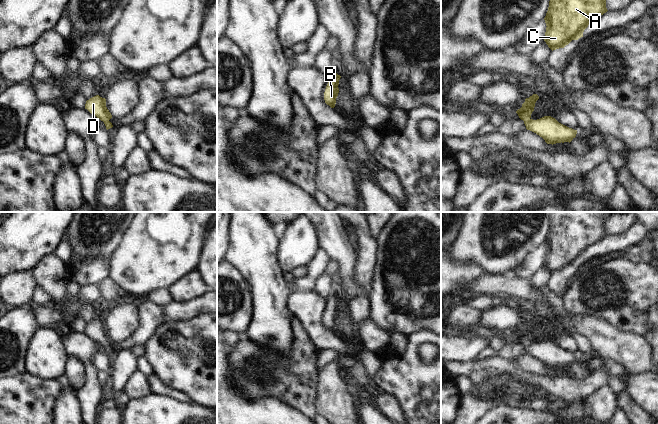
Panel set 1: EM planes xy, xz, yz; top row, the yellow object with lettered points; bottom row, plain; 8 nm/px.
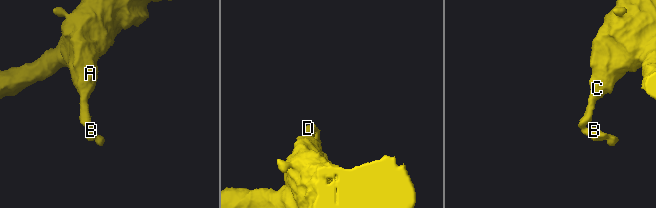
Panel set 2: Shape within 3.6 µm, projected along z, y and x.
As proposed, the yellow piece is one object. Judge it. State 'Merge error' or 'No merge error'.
No merge error

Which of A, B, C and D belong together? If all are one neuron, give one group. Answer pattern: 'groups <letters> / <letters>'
groups A B C D

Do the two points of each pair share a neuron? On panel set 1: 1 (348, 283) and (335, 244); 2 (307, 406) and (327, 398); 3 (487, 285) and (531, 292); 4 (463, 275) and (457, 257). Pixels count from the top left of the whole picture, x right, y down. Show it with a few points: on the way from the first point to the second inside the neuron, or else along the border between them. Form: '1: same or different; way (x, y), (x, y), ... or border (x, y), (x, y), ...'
1: same; way (348, 273), (348, 257), (345, 254)
2: different; border (320, 379), (317, 400), (318, 413)
3: same; way (498, 285), (512, 285), (520, 288)
4: different; border (451, 262), (457, 265), (475, 265), (483, 271)

